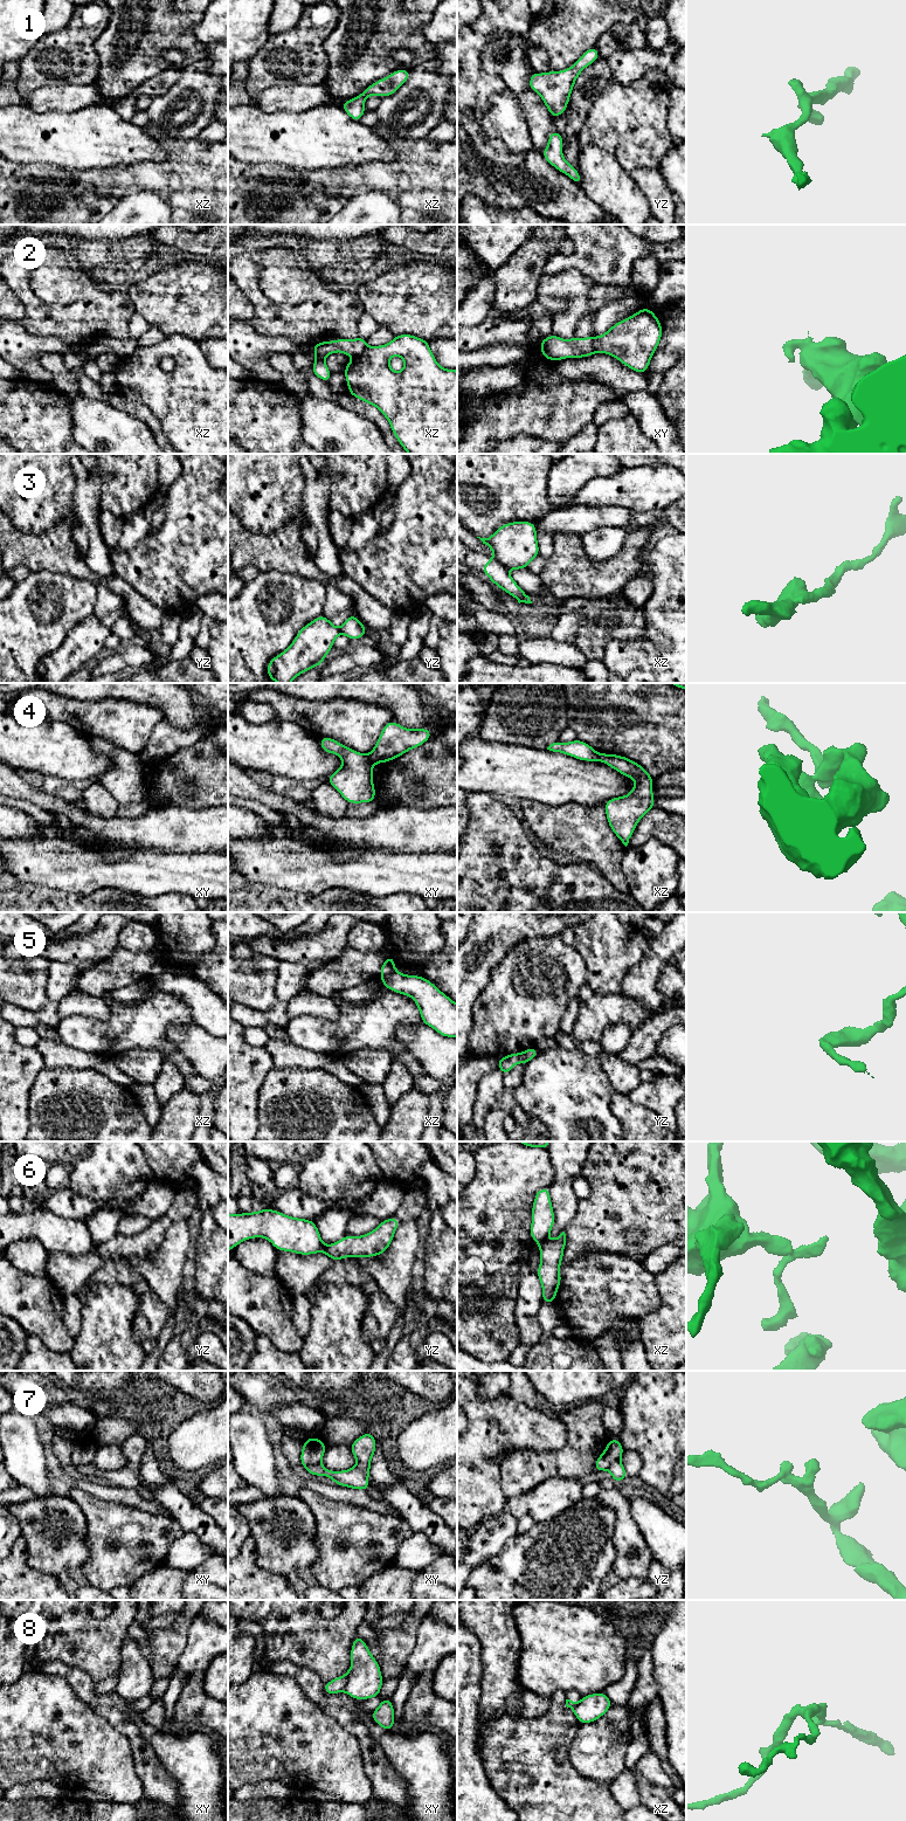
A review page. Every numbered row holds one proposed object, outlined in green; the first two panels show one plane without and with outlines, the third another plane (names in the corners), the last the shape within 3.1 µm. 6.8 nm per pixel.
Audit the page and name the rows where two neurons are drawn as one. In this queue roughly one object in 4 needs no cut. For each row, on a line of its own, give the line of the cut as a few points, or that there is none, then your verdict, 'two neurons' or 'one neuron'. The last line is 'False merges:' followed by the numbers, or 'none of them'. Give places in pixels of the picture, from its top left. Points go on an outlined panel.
1: cut none; one neuron
2: cut xy (592, 337), (594, 352); two neurons
3: cut xz (496, 558), (505, 567); two neurons
4: cut xy (367, 754), (372, 765); two neurons
5: cut xz (394, 970), (381, 979); two neurons
6: cut xz (546, 1239), (540, 1243); two neurons
7: cut xy (319, 1462), (304, 1467); two neurons
8: cut xy (346, 1675), (346, 1684), (343, 1690); two neurons
False merges: 2, 3, 4, 5, 6, 7, 8

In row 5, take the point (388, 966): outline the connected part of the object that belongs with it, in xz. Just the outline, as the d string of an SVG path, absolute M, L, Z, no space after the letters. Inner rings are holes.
M386 957L385 963L380 968L380 978L385 978L386 975L393 973L395 971L395 958Z

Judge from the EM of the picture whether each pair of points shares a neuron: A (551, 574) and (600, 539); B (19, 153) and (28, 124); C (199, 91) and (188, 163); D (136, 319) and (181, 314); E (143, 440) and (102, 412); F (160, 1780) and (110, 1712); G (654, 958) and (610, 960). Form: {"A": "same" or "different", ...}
{"A": "different", "B": "same", "C": "different", "D": "different", "E": "same", "F": "same", "G": "different"}

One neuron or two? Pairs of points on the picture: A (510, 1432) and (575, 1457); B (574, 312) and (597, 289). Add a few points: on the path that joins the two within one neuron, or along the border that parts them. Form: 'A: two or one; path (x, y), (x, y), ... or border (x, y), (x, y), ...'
A: two; border (564, 1423), (562, 1447), (527, 1449)
B: two; border (594, 282), (589, 292), (589, 310), (579, 321)

